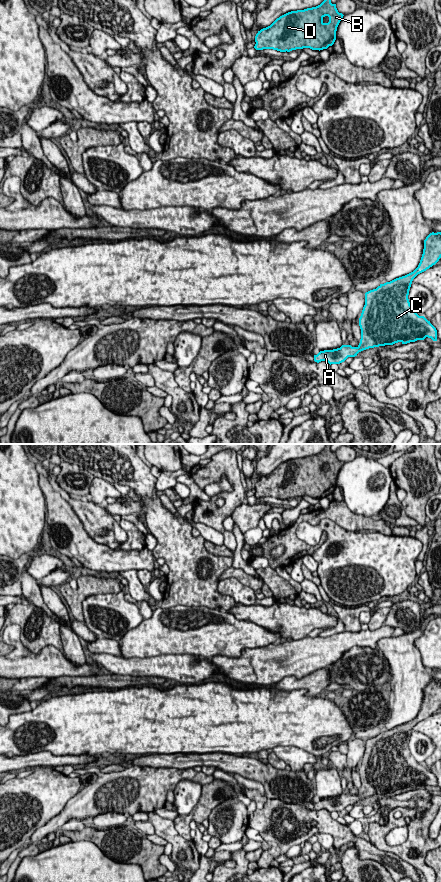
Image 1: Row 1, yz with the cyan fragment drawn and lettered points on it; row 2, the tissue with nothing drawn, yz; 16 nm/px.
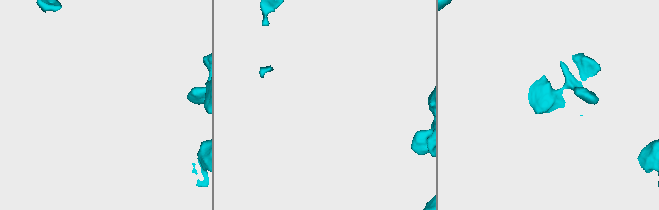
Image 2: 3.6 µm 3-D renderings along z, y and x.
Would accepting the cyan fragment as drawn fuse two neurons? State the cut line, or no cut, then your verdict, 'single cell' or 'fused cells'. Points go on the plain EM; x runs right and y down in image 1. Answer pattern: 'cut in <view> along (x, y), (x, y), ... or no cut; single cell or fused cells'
no cut; single cell

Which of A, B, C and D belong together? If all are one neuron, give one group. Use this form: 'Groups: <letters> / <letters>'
Groups: A B C D

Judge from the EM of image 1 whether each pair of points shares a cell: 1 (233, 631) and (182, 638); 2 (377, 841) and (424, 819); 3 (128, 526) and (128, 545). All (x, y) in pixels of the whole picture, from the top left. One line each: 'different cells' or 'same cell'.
1: same cell
2: same cell
3: same cell

